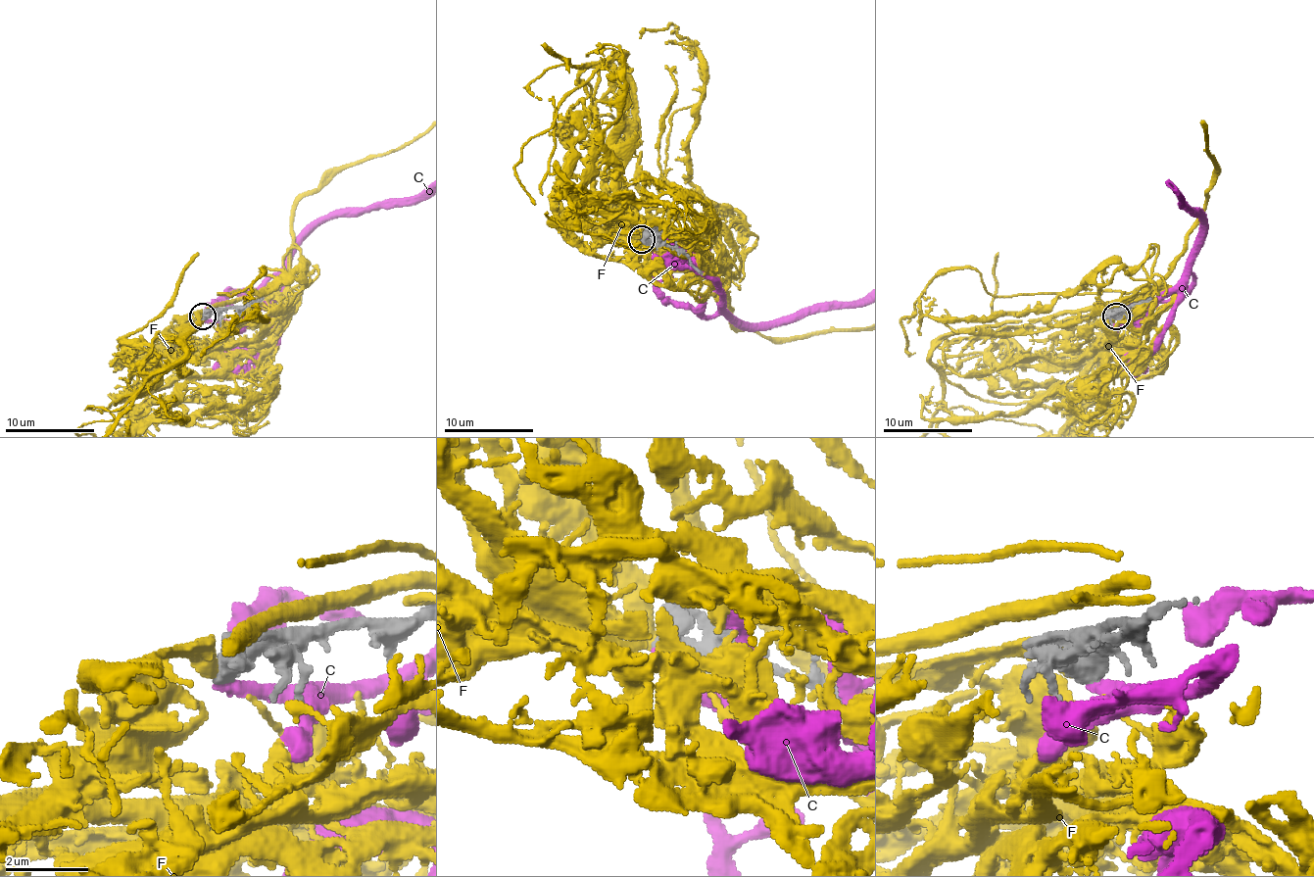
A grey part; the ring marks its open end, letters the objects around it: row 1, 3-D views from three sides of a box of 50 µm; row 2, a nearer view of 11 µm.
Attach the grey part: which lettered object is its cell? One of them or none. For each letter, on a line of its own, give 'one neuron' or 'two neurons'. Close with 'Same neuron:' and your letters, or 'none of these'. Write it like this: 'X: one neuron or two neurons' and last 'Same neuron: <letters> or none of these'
C: two neurons
F: one neuron
Same neuron: F

